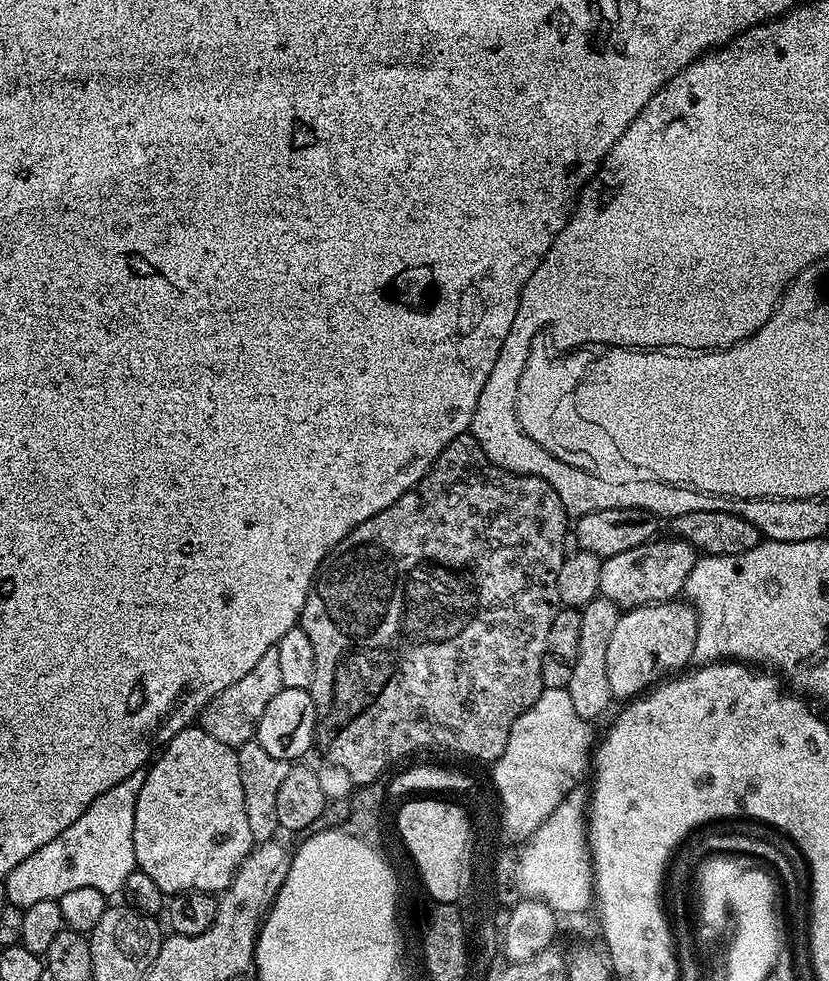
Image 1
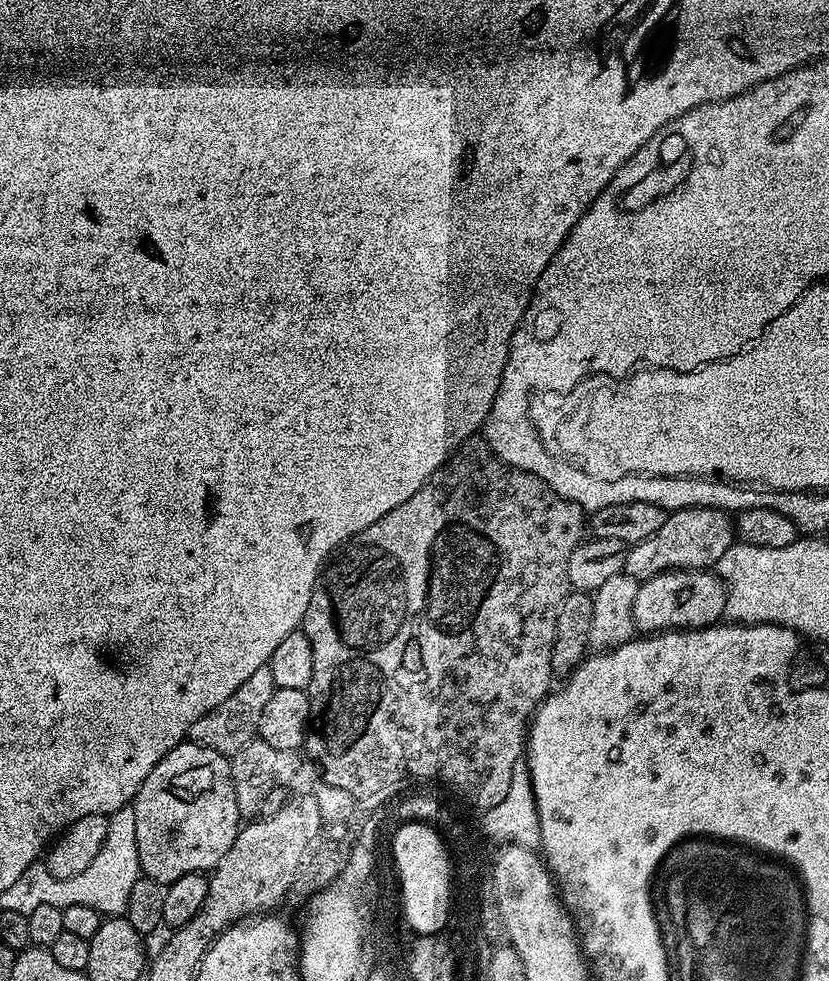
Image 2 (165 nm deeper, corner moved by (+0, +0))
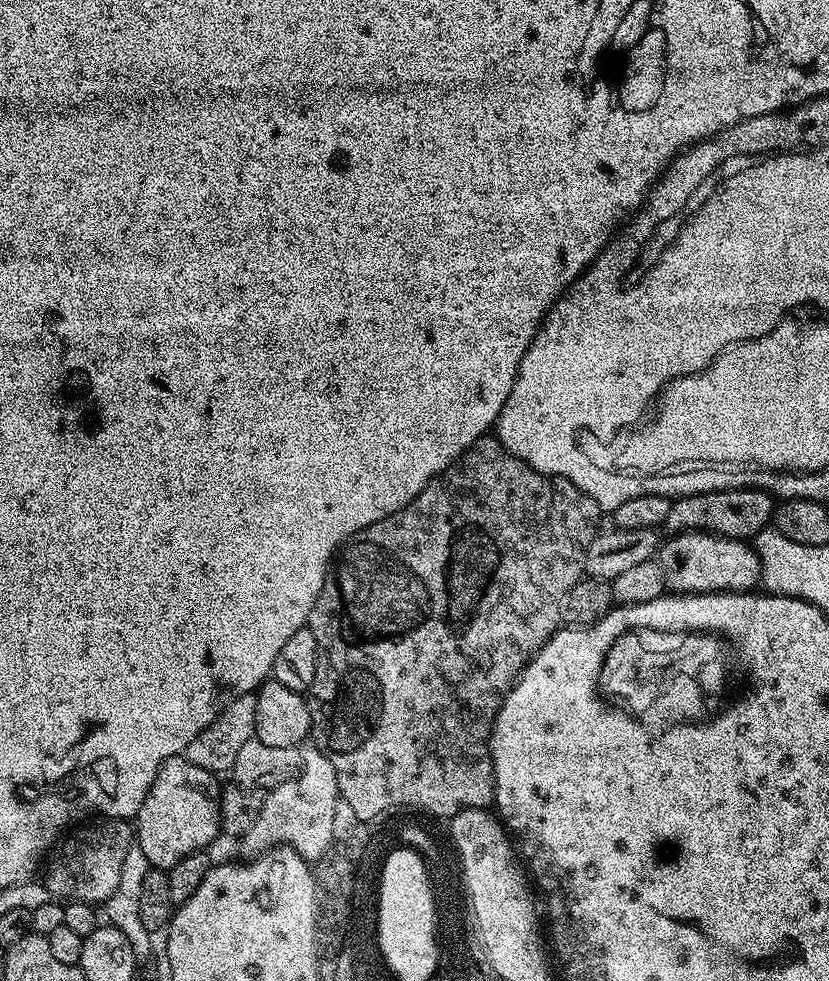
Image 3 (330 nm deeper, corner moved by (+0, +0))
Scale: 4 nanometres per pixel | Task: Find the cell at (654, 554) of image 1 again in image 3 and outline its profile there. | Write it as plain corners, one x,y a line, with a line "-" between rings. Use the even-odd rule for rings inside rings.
727,488
721,492
702,494
693,491
693,496
672,500
670,514
662,528
665,533
710,532
713,536
725,536
731,540
745,542
755,538
763,528
769,527
774,520
774,500
768,493
757,488

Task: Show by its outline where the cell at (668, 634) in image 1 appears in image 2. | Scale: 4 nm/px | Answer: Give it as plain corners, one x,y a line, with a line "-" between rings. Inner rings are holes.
674,568
649,580
639,581
638,594
634,594
634,622
637,629
644,634
685,628
709,628
712,624
719,624
725,619
727,593
724,581
715,571
702,568

